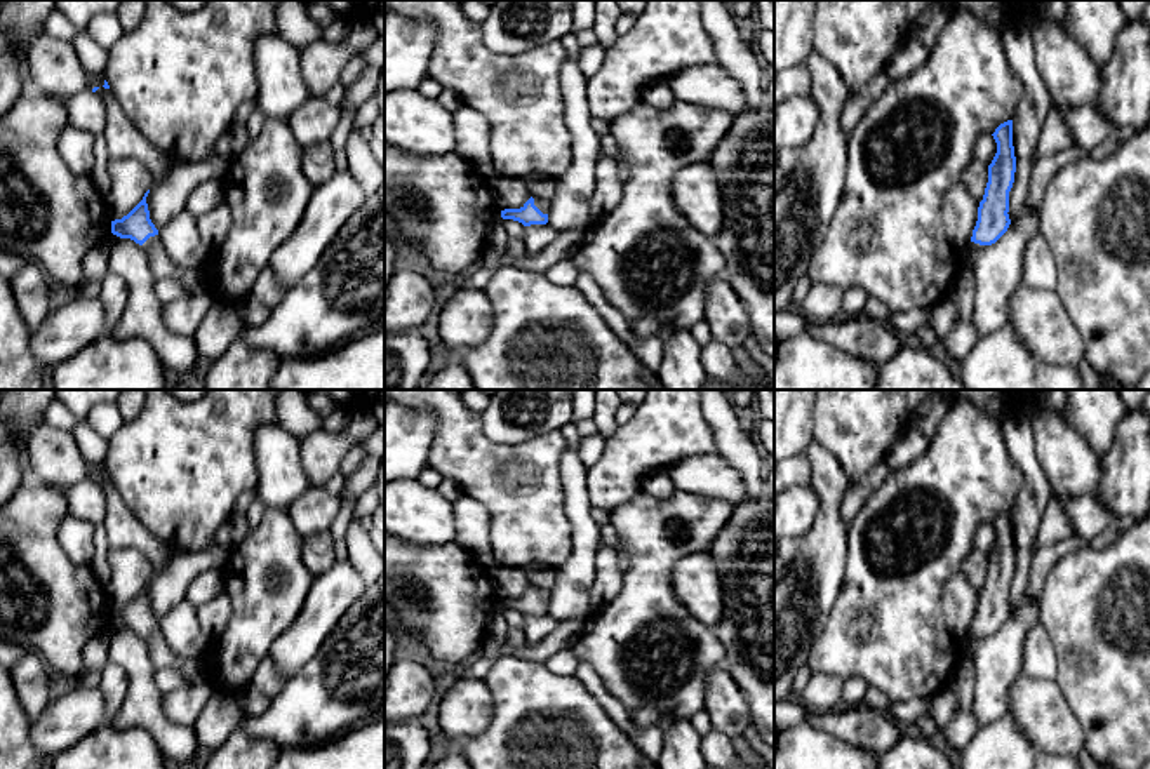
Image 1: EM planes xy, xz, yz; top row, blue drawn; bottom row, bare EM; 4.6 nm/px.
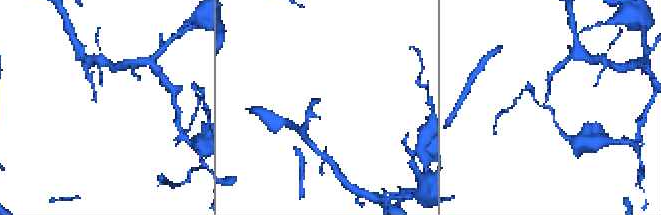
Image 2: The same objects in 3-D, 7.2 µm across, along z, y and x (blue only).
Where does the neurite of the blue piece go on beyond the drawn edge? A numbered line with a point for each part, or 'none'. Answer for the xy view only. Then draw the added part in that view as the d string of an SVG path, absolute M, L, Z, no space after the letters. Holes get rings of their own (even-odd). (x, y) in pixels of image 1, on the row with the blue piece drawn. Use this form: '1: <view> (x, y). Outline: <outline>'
1: xy (193, 280). Outline: M158 235L150 237L141 247L148 254L150 268L157 280L165 277L179 280L183 284L184 296L211 292L202 270L188 270L177 266L165 252Z

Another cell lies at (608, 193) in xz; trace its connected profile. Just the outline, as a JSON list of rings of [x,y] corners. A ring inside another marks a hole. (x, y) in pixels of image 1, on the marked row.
[[[598,153],[597,165],[597,188],[592,197],[590,217],[592,224],[604,219],[621,200],[623,181],[619,179],[619,169],[616,158]]]

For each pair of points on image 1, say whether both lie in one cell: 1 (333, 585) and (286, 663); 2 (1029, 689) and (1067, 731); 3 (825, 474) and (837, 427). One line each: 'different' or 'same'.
1: same
2: same
3: different

